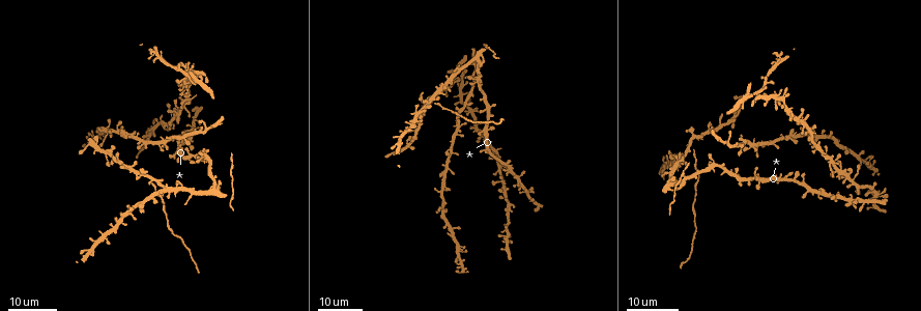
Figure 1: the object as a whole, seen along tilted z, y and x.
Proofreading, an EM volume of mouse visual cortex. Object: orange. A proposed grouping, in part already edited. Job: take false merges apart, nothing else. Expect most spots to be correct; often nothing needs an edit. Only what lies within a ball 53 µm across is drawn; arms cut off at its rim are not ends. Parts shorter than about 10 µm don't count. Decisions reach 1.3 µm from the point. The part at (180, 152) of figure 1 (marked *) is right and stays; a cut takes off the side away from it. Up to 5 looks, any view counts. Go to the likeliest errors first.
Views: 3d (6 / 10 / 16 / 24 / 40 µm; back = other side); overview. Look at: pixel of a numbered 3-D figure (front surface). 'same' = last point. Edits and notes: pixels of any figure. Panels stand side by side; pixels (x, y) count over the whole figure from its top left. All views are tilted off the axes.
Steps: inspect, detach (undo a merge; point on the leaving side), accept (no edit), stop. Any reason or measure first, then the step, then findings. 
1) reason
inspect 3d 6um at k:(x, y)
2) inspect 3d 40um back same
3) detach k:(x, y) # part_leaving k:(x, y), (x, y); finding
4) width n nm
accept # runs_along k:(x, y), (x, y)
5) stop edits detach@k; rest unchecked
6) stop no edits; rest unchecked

branch point
inspect 3d 16um at 1:(152, 180)

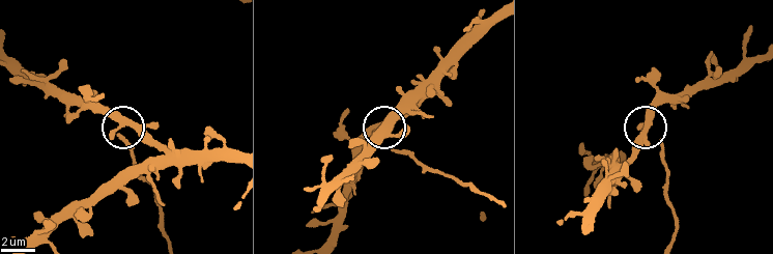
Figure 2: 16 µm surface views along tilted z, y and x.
inspect 3d 10um at 2:(646, 125)

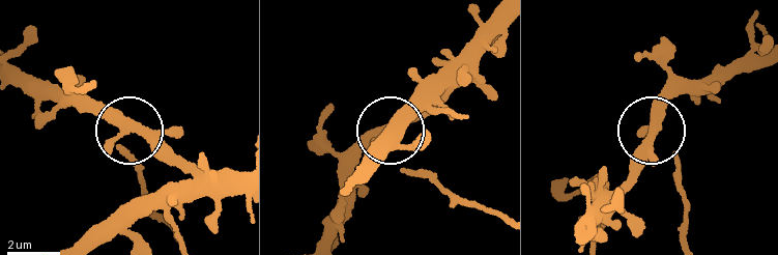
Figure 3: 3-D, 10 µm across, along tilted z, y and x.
side_arm 22 um
accept # runs_along 3:(589, 229), (634, 168), (669, 75); all the same neuron

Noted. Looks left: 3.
arms part here
inspect 3d 24um at 1:(182, 135)

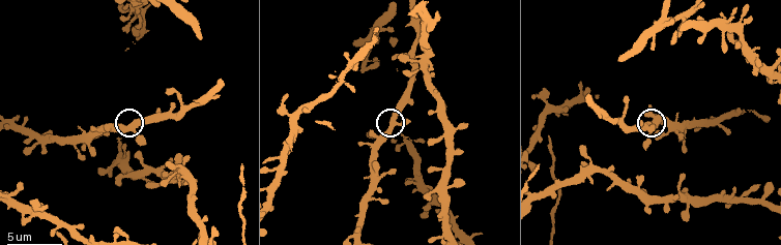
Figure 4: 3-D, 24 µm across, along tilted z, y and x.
inspect 3d 6um at 4:(128, 128)

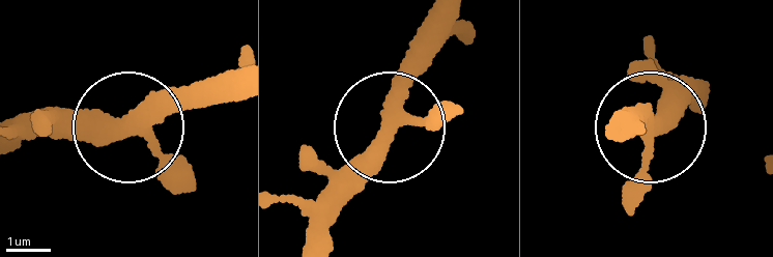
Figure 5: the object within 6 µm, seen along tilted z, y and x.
side_arm 14 um
accept # one neuron here

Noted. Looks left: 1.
thick turns thin
inspect 3d 6um at 4:(345, 72)

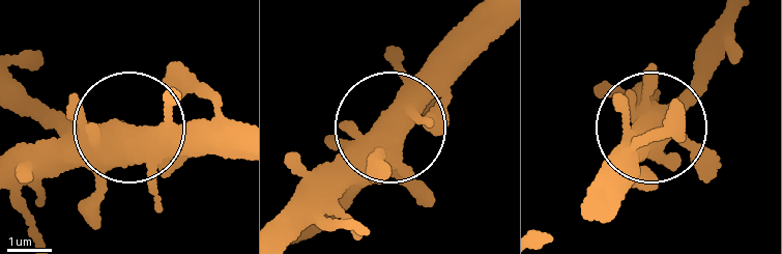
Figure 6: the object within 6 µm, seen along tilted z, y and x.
accept # runs_along 6:(238, 145), (30, 111); all the same neuron

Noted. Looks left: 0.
stop no edits; rest unchecked

